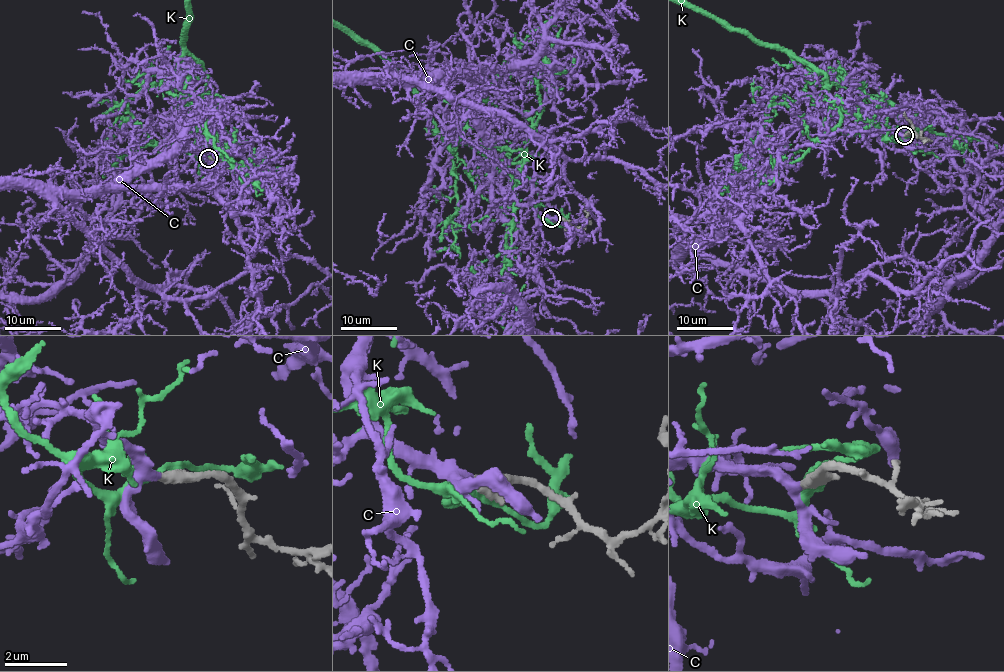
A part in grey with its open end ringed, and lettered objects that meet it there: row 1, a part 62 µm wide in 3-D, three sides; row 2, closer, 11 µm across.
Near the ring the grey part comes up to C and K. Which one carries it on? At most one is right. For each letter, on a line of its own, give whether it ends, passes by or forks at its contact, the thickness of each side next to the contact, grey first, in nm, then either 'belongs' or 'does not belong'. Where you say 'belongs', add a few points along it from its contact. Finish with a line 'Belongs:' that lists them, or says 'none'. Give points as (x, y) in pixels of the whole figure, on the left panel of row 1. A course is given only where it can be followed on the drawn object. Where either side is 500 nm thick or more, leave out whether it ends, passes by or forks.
C: it passes by | 440/280 nm | belongs
K: 550/360 nm | does not belong
Belongs: C

